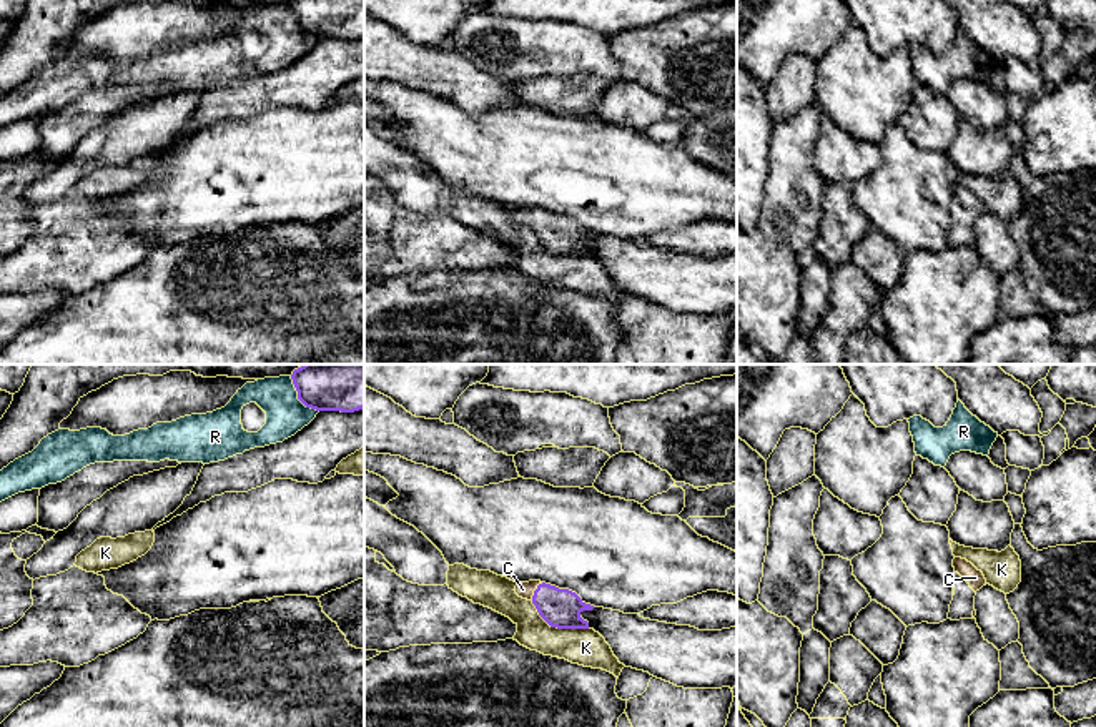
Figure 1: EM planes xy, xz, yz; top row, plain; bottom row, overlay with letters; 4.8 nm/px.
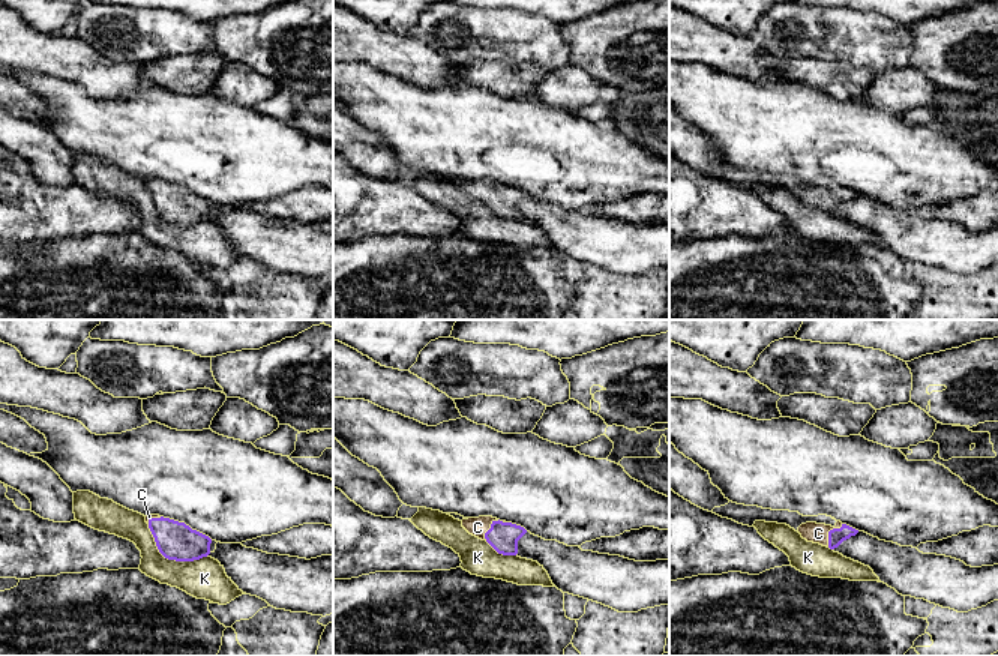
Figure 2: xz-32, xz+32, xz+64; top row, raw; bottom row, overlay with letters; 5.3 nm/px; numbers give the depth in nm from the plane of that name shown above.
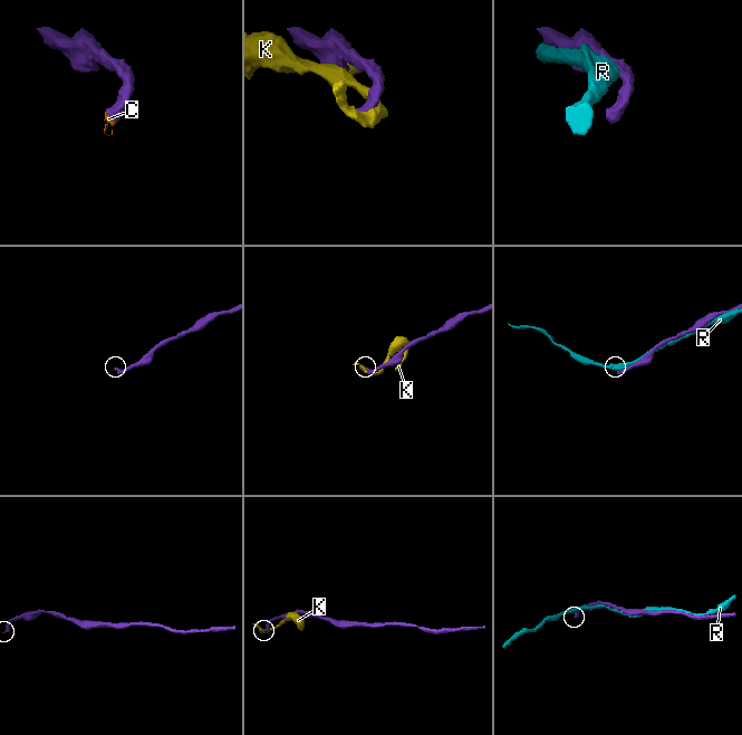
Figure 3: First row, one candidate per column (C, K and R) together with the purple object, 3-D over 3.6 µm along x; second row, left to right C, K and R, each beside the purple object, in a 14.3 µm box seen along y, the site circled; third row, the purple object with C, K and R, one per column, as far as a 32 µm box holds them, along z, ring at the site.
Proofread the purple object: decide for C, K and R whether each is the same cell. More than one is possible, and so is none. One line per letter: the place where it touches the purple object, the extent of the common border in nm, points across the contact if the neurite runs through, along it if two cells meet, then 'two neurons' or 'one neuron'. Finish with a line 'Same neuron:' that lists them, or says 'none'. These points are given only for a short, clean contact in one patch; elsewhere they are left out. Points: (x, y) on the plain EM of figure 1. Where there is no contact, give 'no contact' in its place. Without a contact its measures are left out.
C: xz (534, 218) | 110 nm | one neuron
K: xz (557, 255) | 320 nm | two neurons
R: xy (298, 25) | 220 nm | two neurons
Same neuron: C

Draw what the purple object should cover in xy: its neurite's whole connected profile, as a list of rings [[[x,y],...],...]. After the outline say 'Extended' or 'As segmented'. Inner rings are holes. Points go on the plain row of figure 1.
[[[293,0],[298,27],[316,38],[364,37],[364,0]]]. As segmented

